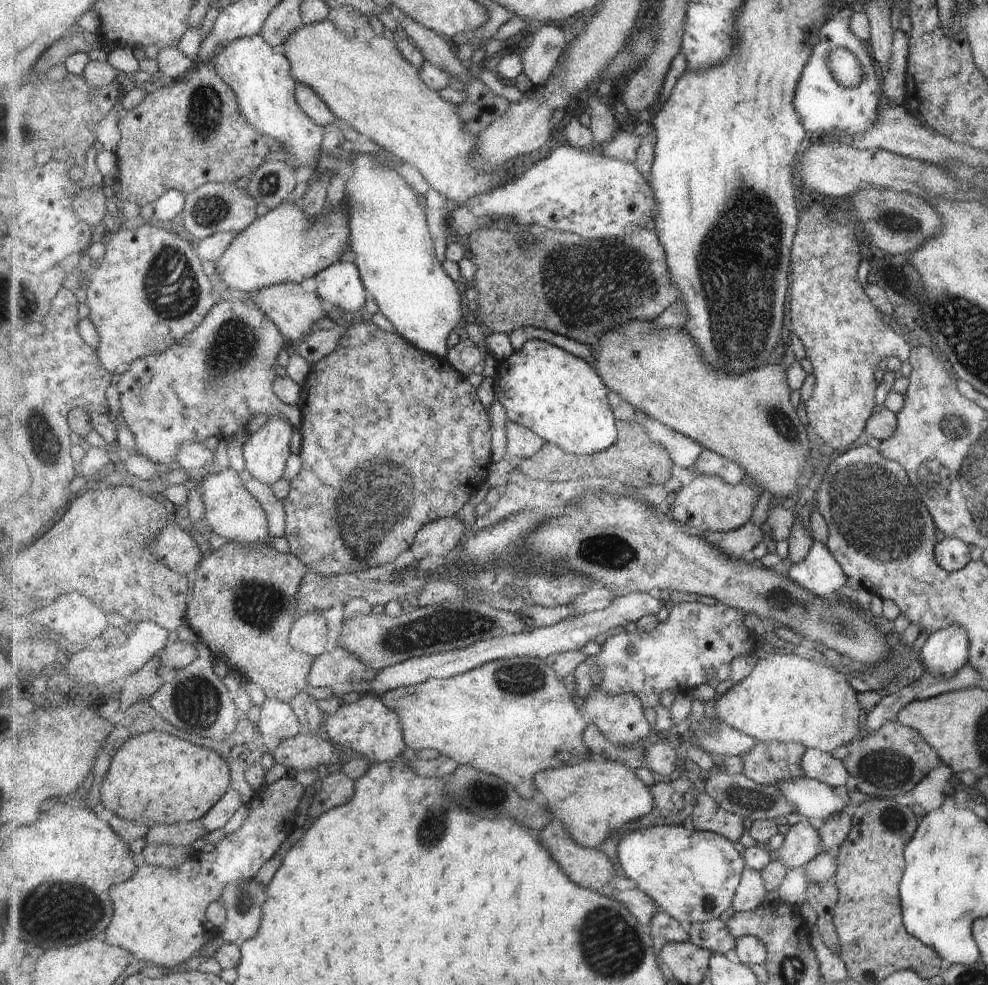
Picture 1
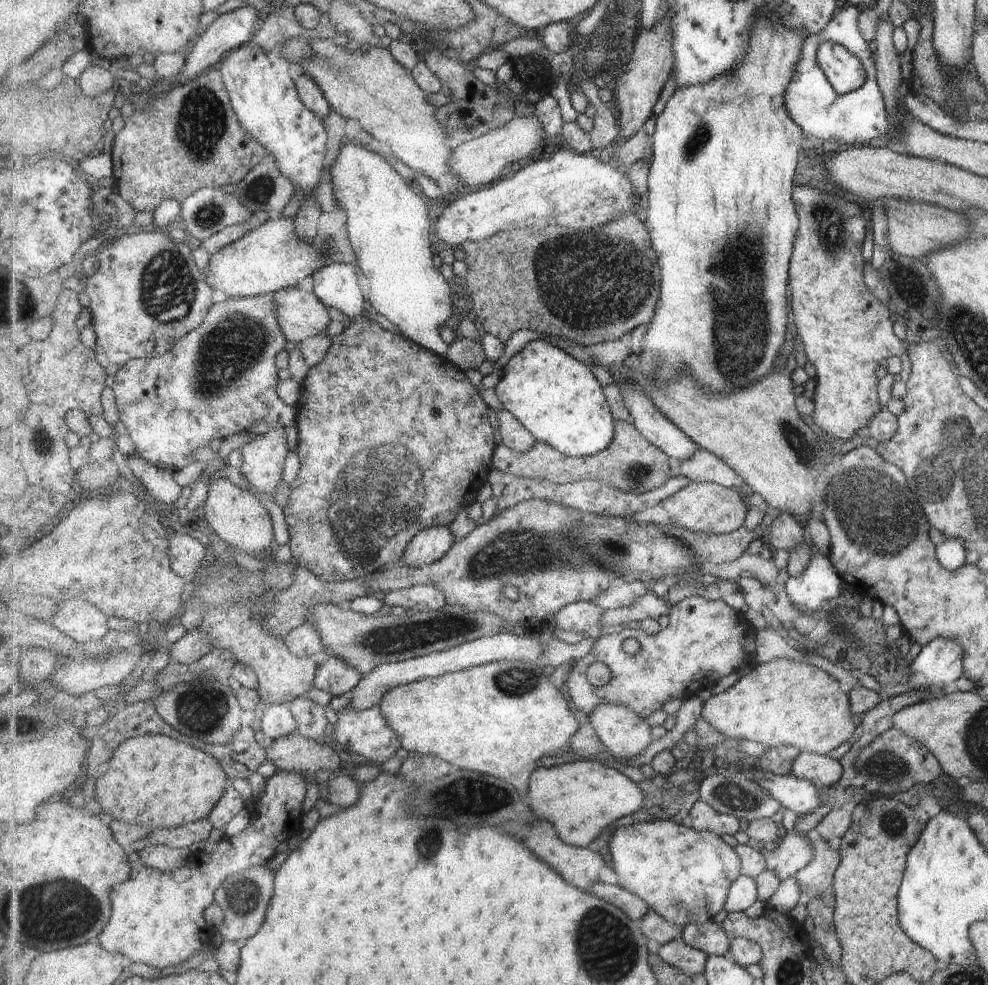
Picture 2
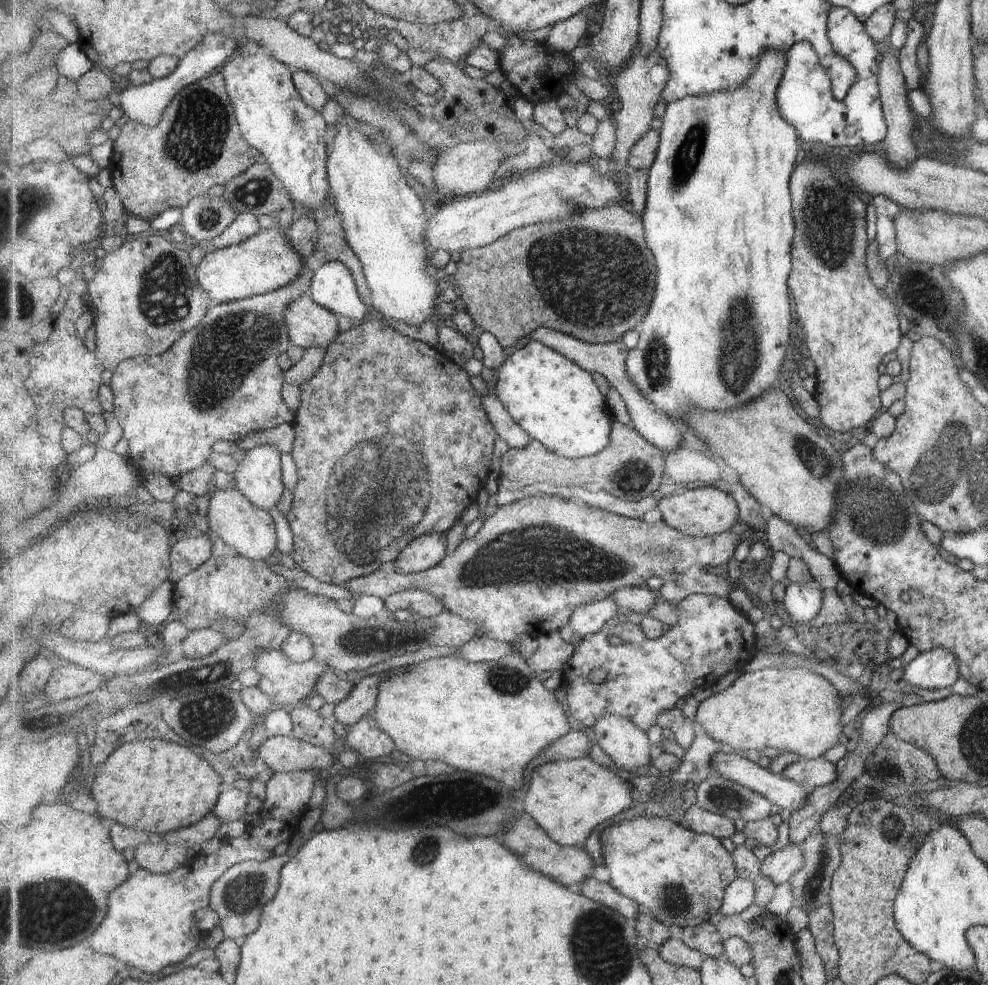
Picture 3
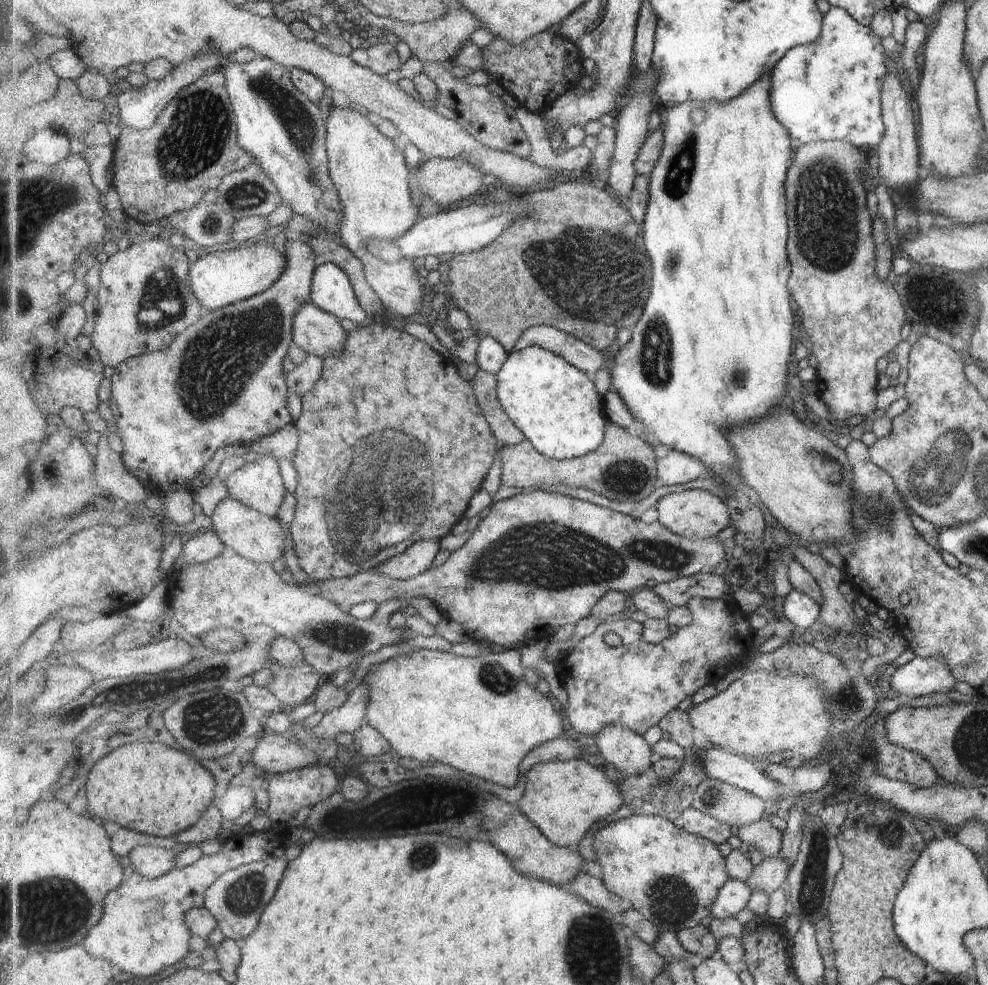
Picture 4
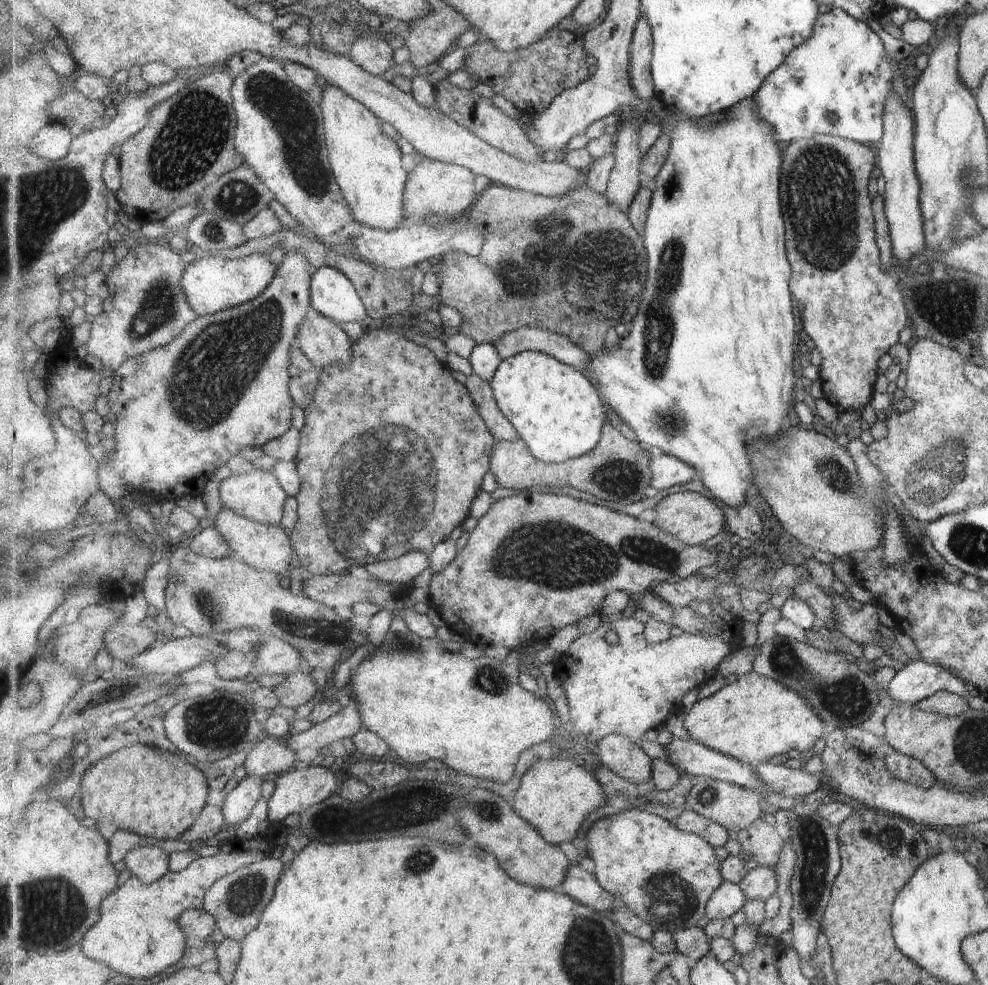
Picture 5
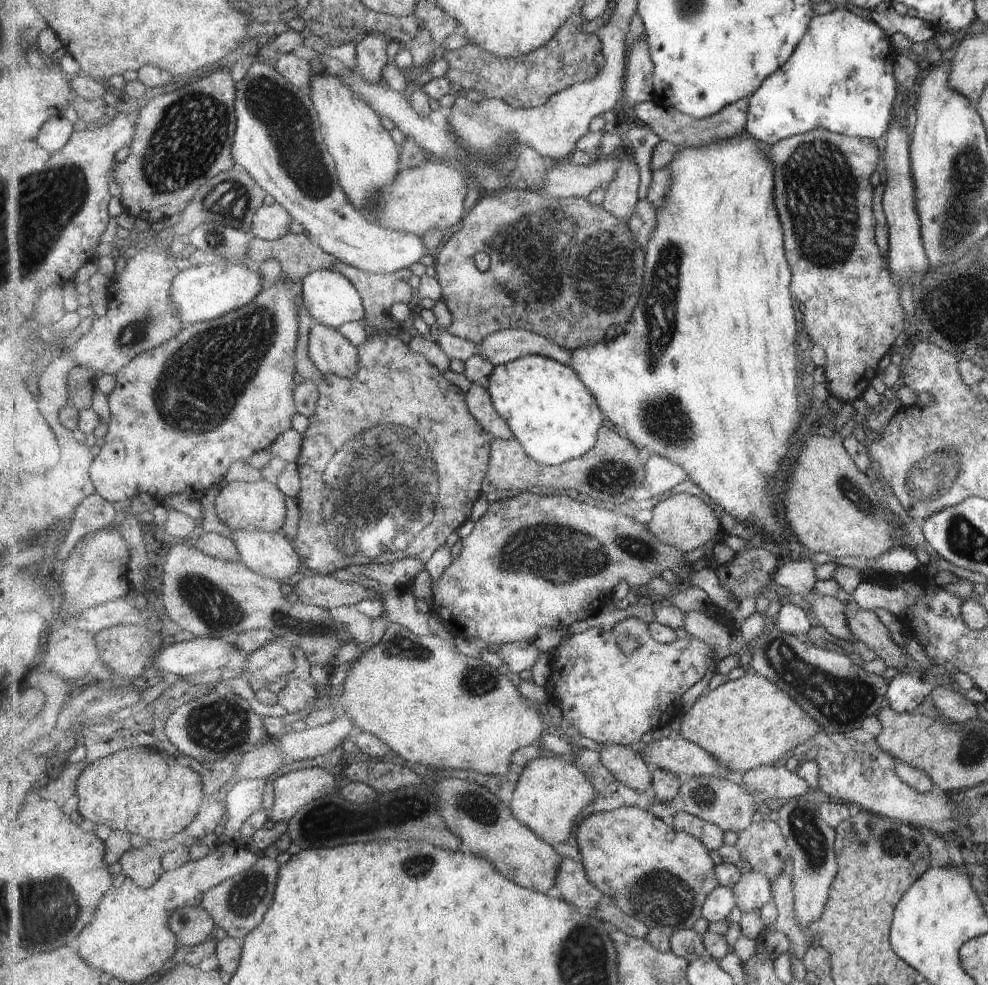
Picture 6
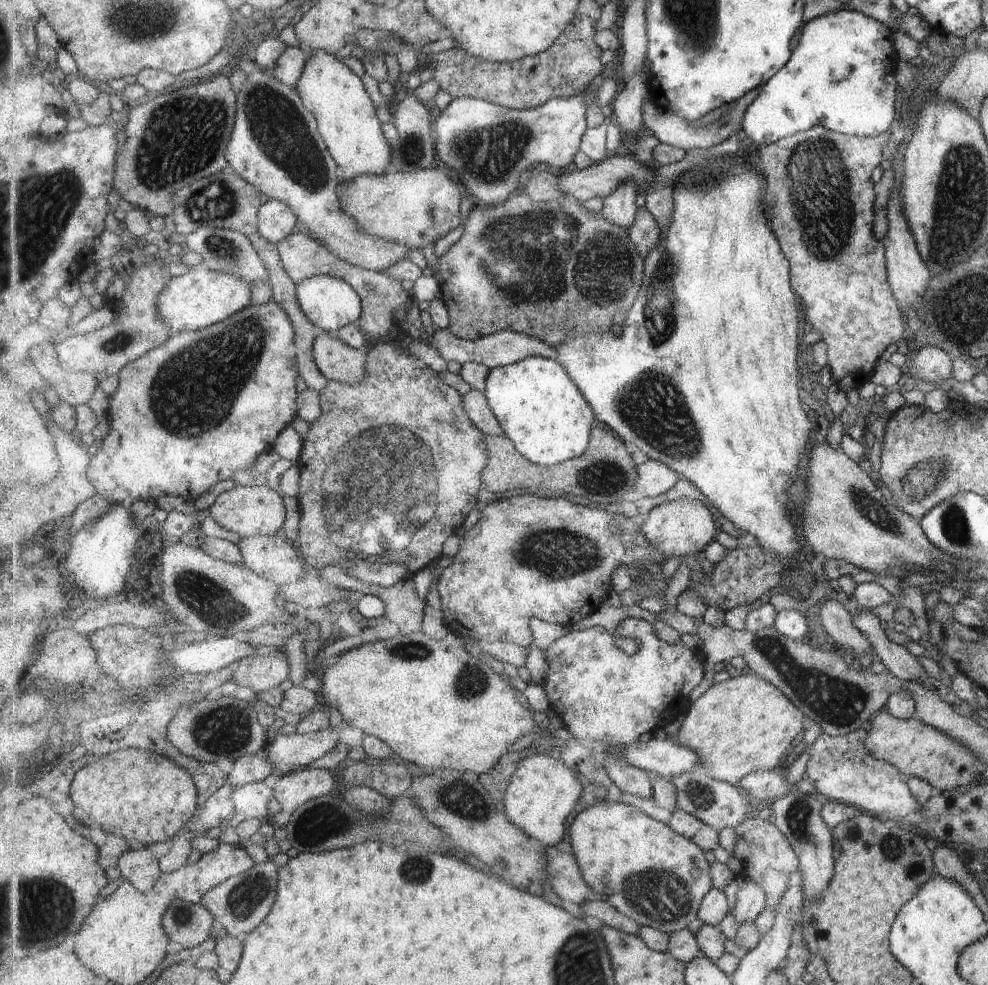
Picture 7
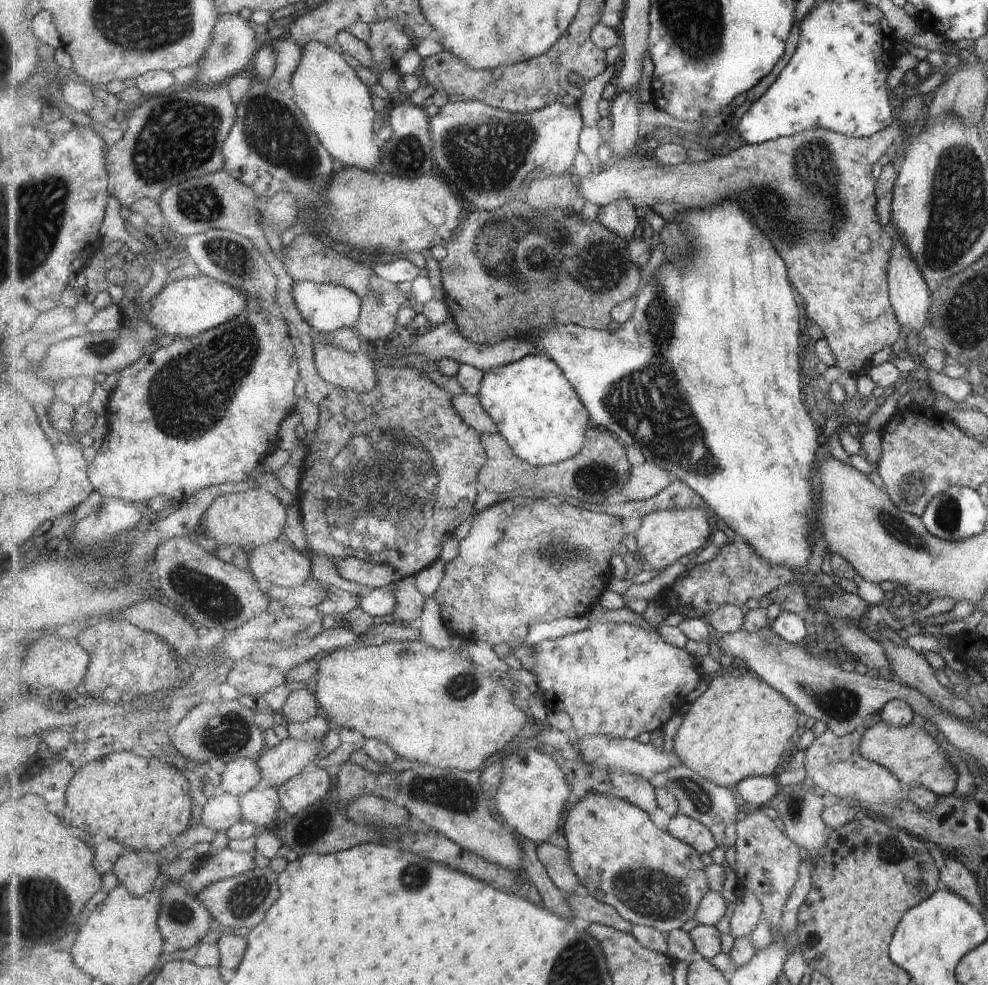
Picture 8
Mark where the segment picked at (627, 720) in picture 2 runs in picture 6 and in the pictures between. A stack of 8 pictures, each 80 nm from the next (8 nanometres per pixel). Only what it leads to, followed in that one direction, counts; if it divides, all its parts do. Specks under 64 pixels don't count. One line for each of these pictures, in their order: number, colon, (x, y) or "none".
3: (627, 745)
4: (626, 750)
5: (618, 752)
6: (629, 767)

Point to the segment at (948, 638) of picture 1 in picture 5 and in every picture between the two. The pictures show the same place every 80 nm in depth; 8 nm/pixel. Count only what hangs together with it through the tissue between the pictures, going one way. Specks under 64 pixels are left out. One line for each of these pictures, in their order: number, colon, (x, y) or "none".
2: (938, 663)
3: (934, 669)
4: (922, 676)
5: (918, 680)

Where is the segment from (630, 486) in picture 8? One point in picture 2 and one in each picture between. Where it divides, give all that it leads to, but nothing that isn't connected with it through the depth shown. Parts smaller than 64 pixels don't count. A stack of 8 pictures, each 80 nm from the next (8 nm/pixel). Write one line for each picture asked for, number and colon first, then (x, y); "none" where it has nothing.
2: (703, 467)
3: (688, 464)
4: (675, 468)
5: (667, 471)
6: (663, 476)
7: (655, 478)

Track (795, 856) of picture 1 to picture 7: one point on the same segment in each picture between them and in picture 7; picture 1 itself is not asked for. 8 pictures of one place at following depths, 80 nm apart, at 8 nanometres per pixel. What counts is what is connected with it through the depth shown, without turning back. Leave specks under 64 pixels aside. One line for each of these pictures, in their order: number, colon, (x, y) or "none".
2: (794, 852)
3: (778, 867)
4: (769, 875)
5: (760, 884)
6: (754, 890)
7: (750, 902)

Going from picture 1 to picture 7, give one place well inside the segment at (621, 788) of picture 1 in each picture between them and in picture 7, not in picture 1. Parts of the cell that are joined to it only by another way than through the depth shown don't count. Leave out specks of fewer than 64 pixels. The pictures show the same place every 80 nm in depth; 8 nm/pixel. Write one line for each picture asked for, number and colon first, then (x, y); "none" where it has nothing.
2: (581, 798)
3: (569, 799)
4: (563, 798)
5: (556, 795)
6: (549, 795)
7: (541, 795)

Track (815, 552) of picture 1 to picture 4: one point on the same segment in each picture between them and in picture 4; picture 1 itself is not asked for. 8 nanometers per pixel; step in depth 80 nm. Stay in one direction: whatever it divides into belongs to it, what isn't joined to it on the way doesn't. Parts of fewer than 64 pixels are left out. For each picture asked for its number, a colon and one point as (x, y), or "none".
2: (819, 581)
3: (802, 602)
4: (798, 608)

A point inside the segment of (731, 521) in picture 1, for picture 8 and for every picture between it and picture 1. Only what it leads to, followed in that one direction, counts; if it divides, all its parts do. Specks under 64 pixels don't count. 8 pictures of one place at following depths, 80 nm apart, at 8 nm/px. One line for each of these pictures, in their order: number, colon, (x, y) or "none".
2: (710, 508)
3: (707, 511)
4: (696, 514)
5: (689, 516)
6: (683, 520)
7: (685, 527)
8: (663, 538)

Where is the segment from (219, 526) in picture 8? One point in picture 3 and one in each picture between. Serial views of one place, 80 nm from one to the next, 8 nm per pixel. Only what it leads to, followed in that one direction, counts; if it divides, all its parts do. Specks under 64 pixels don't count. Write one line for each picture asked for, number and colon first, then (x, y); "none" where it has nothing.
3: (259, 476)
4: (260, 485)
5: (259, 496)
6: (261, 505)
7: (250, 511)

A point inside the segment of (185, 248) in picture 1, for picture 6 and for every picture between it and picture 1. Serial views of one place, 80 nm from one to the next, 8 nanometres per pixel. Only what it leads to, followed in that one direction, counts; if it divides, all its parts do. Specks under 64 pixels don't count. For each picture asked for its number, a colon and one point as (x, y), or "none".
2: (141, 302)
3: (140, 306)
4: (146, 299)
5: (147, 309)
6: (141, 316)

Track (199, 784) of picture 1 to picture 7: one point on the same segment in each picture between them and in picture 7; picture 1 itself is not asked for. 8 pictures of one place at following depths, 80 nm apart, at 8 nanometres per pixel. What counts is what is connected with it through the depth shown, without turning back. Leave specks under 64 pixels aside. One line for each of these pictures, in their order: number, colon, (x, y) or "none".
2: (156, 781)
3: (158, 786)
4: (161, 791)
5: (163, 797)
6: (139, 790)
7: (140, 794)

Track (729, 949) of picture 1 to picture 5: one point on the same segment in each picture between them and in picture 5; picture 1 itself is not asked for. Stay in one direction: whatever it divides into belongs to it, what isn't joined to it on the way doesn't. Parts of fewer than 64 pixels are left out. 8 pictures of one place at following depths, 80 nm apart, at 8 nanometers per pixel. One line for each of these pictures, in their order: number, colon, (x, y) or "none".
2: (685, 875)
3: (681, 876)
4: (672, 876)
5: (665, 875)

